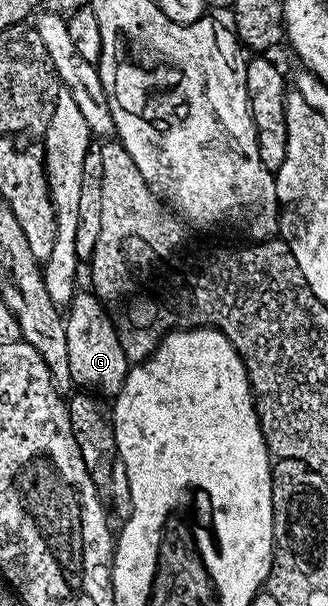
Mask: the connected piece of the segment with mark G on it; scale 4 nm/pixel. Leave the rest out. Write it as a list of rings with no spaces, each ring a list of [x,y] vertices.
[[[76,293],[68,305],[64,321],[73,383],[88,390],[101,392],[103,395],[119,395],[120,388],[130,371],[130,361],[126,358],[121,343],[118,342],[116,327],[113,326],[108,312],[95,293]]]

